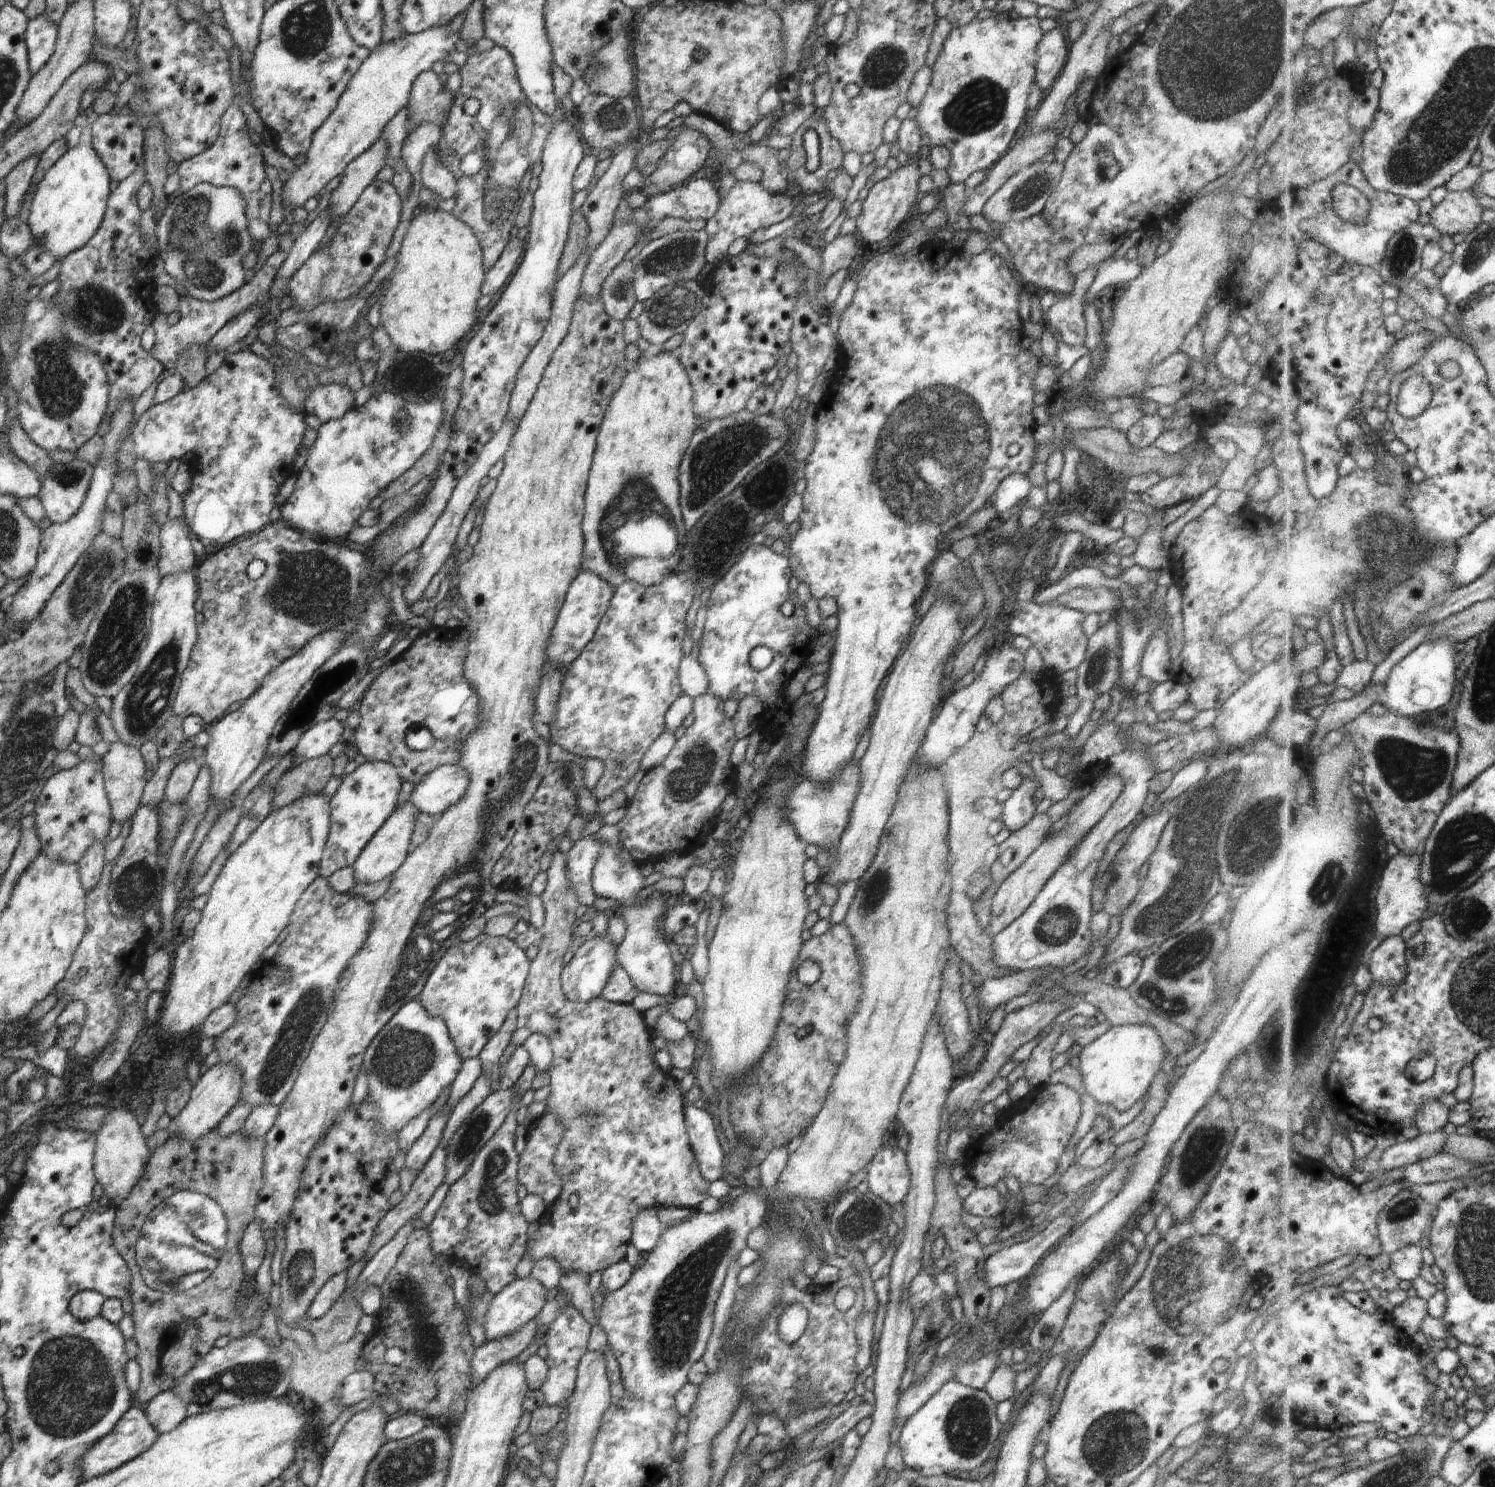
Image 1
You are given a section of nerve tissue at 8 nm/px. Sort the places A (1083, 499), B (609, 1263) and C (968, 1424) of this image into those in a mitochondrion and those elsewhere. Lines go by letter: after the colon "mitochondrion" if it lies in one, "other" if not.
A: other
B: other
C: mitochondrion

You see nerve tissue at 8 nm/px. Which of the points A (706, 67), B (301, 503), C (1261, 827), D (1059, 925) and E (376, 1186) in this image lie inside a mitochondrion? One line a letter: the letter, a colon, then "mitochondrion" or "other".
A: mitochondrion
B: other
C: mitochondrion
D: mitochondrion
E: other

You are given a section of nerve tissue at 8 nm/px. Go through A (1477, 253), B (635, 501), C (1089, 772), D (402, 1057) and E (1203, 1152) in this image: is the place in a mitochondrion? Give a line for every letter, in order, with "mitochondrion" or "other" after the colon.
A: mitochondrion
B: mitochondrion
C: other
D: mitochondrion
E: mitochondrion

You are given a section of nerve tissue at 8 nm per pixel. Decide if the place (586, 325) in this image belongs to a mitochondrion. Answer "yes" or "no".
no

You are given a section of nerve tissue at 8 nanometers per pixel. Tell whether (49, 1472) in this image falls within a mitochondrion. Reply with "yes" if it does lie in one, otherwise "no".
no

